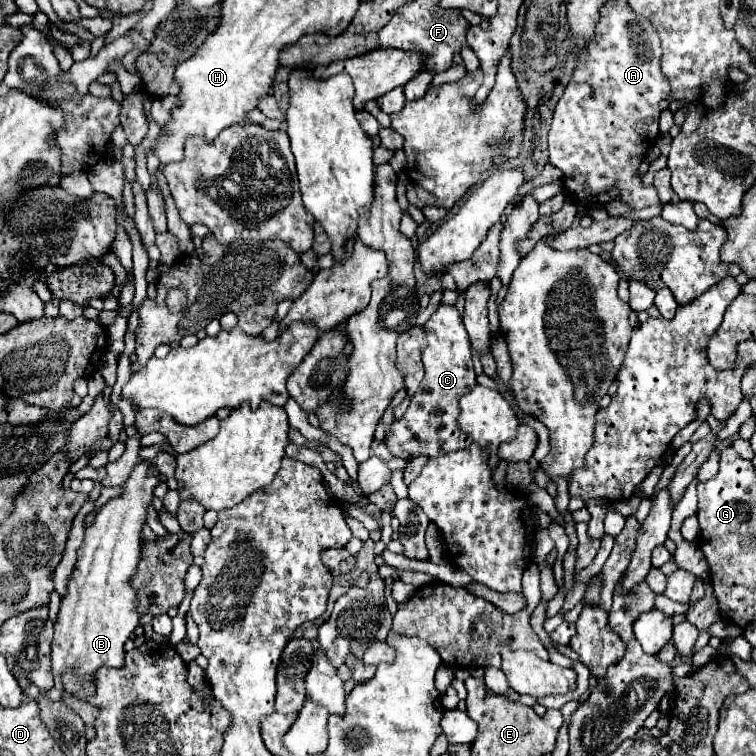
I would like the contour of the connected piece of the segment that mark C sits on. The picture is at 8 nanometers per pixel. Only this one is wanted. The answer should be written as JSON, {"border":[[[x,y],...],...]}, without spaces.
{"border":[[[440,304],[440,308],[426,322],[426,340],[428,344],[422,352],[422,362],[426,370],[424,380],[420,382],[418,392],[412,396],[406,414],[400,420],[392,420],[392,424],[386,428],[384,444],[394,458],[436,458],[440,454],[464,450],[472,444],[472,438],[458,428],[458,400],[476,386],[476,374],[472,366],[468,332],[456,306]]]}

